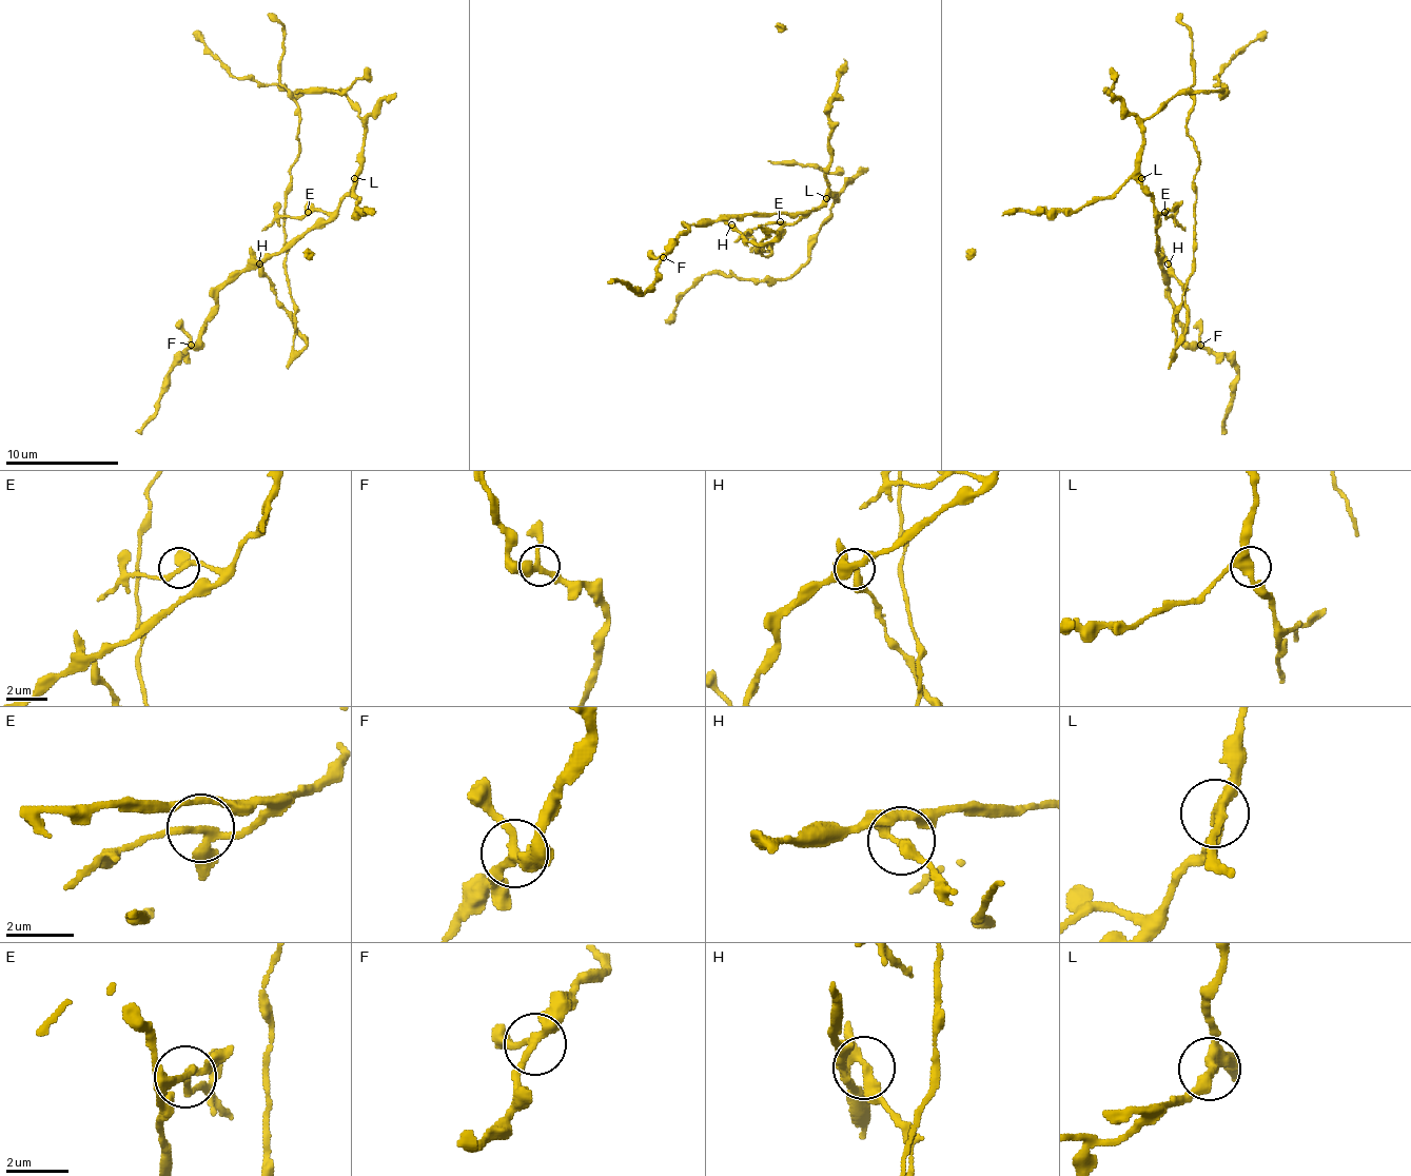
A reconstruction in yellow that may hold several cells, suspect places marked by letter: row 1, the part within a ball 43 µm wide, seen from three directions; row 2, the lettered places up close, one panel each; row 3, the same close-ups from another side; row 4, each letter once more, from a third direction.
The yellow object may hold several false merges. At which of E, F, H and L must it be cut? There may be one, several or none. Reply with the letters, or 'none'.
H

